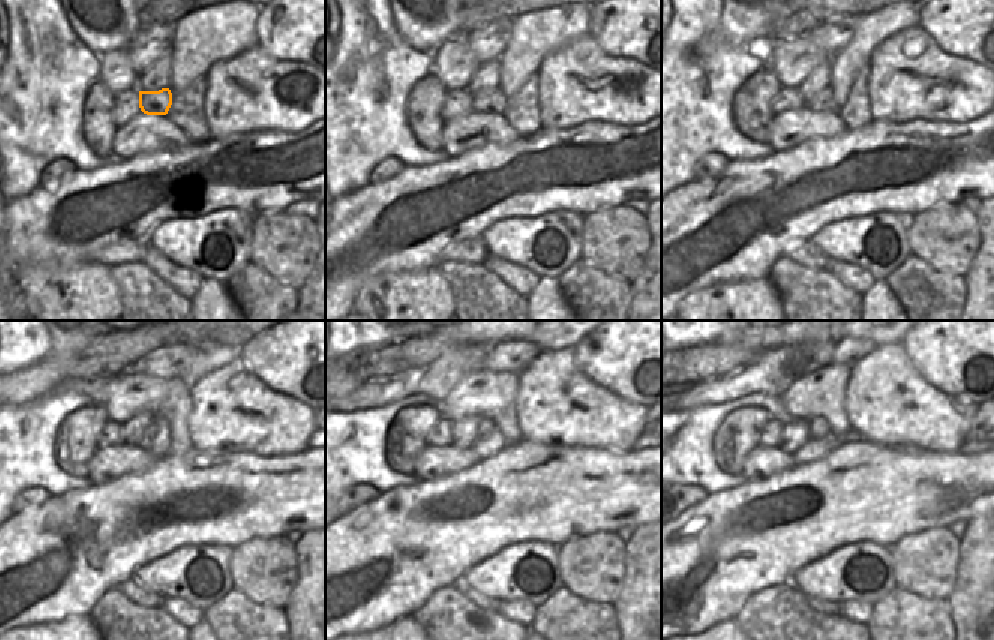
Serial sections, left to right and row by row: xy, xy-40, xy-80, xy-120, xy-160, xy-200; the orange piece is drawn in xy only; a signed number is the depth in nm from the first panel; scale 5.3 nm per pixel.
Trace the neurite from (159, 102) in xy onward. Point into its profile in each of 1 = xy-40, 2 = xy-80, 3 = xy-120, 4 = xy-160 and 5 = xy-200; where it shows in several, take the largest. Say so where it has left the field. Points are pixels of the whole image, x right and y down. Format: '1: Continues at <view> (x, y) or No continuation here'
1: Continues at xy-40 (494, 102)
2: Continues at xy-80 (822, 102)
3: Continues at xy-120 (150, 432)
4: Continues at xy-160 (485, 424)
5: Continues at xy-200 (817, 426).

